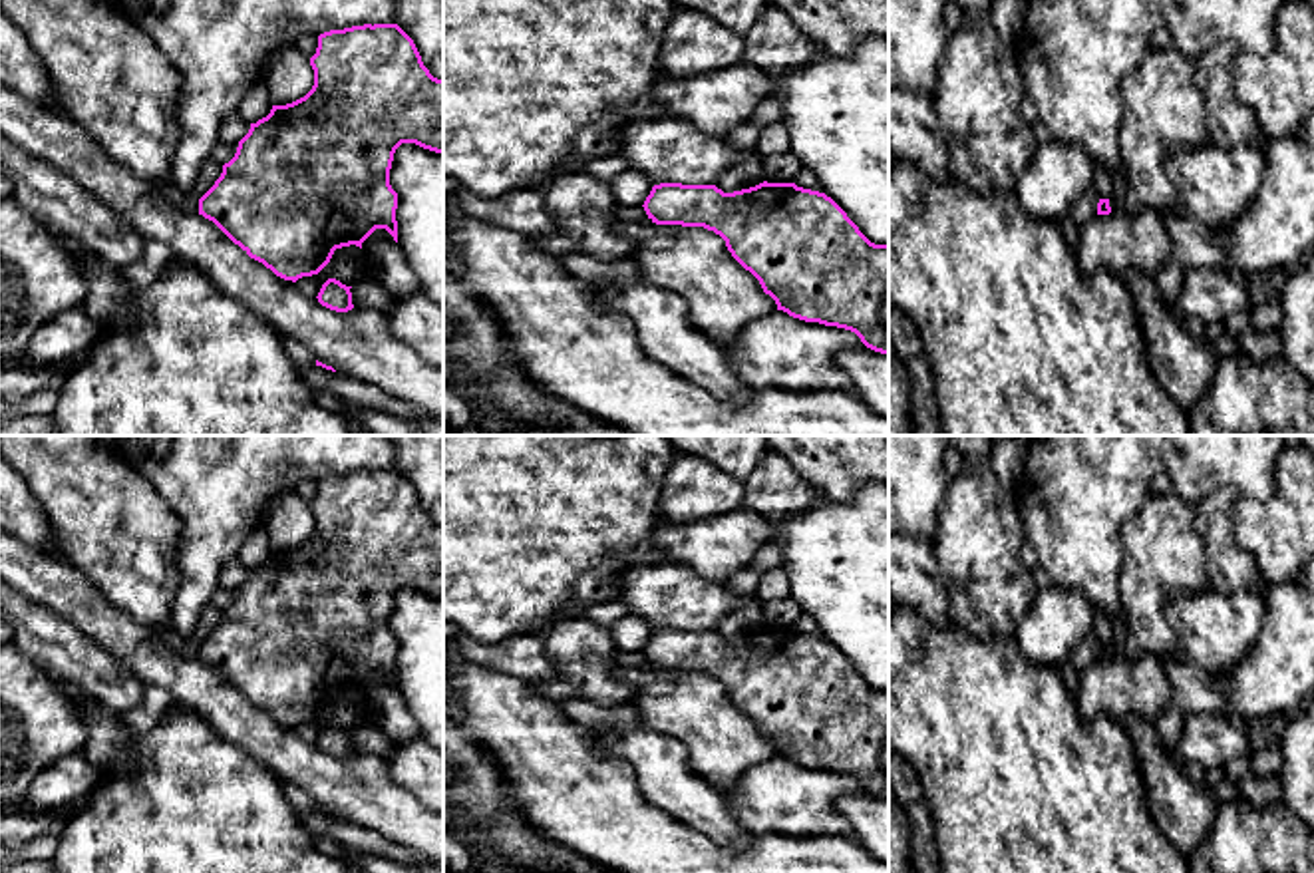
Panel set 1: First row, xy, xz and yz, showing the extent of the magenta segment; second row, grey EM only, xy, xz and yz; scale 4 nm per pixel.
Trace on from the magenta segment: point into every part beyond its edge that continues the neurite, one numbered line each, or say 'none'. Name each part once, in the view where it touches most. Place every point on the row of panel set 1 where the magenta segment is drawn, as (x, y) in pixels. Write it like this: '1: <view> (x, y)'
none

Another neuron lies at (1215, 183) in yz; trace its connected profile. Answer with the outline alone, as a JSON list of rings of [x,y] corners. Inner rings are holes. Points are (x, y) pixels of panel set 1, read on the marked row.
[[[1248,143],[1173,147],[1165,163],[1181,205],[1211,231],[1234,223],[1248,209],[1264,169],[1264,149]]]

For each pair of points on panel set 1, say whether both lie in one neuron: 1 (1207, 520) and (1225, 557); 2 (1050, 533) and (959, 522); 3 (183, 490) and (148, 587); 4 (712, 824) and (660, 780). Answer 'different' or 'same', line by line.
1: same
2: different
3: different
4: same

